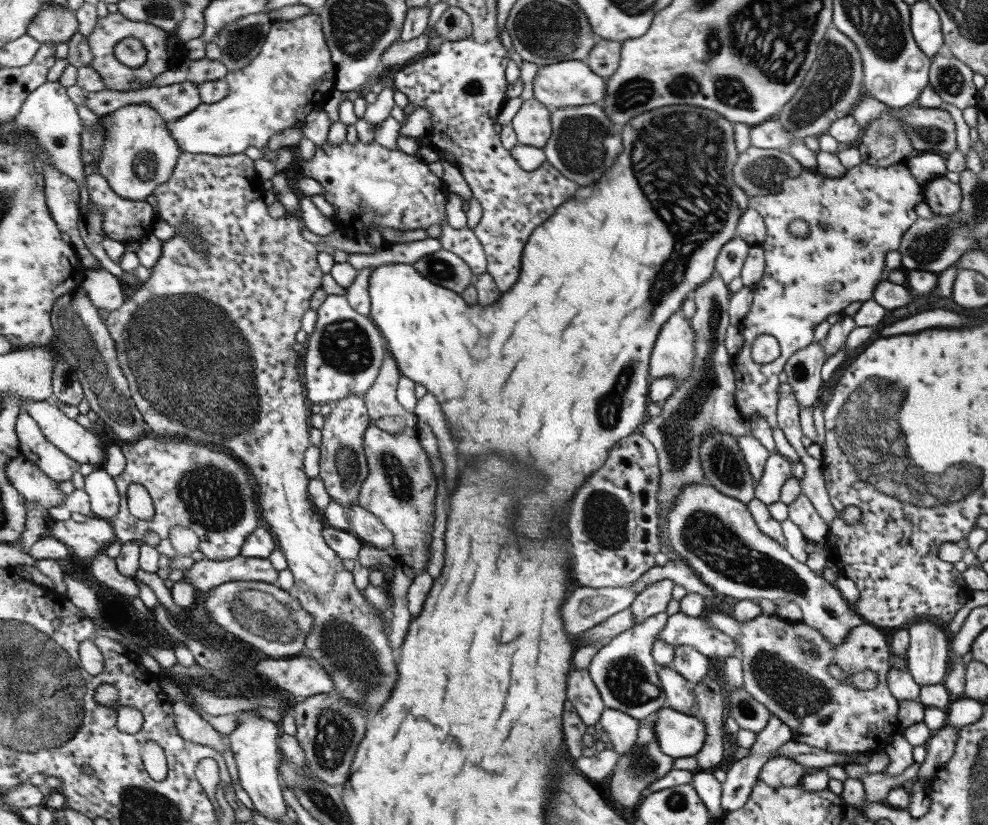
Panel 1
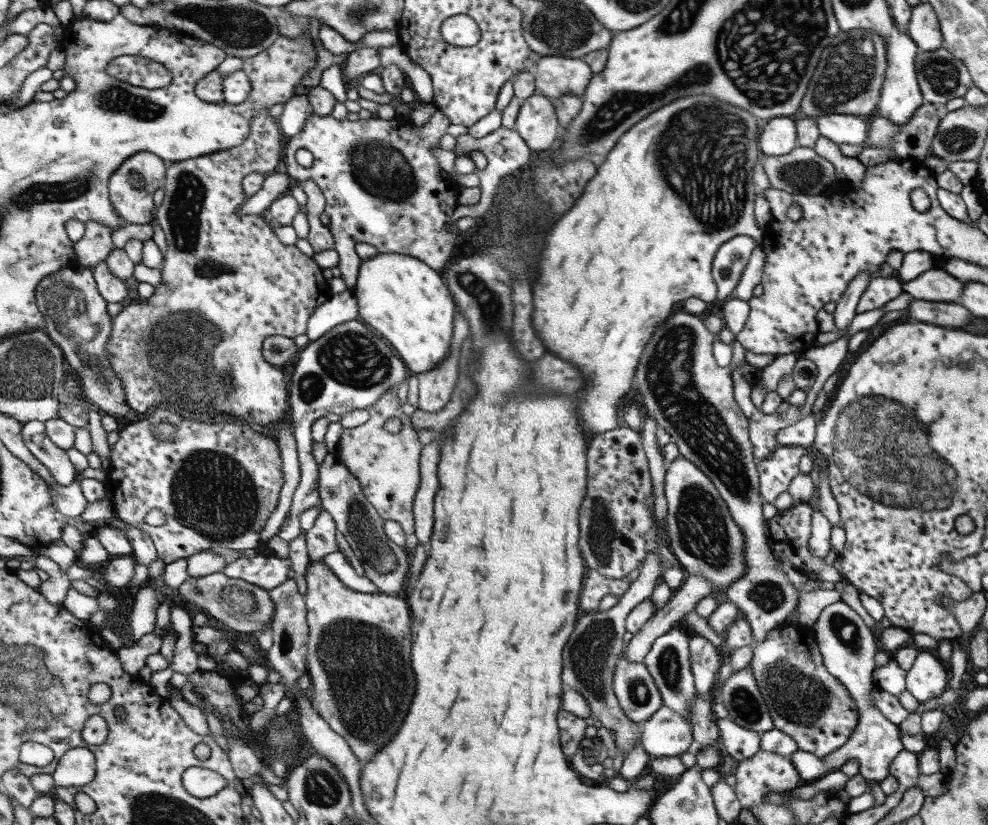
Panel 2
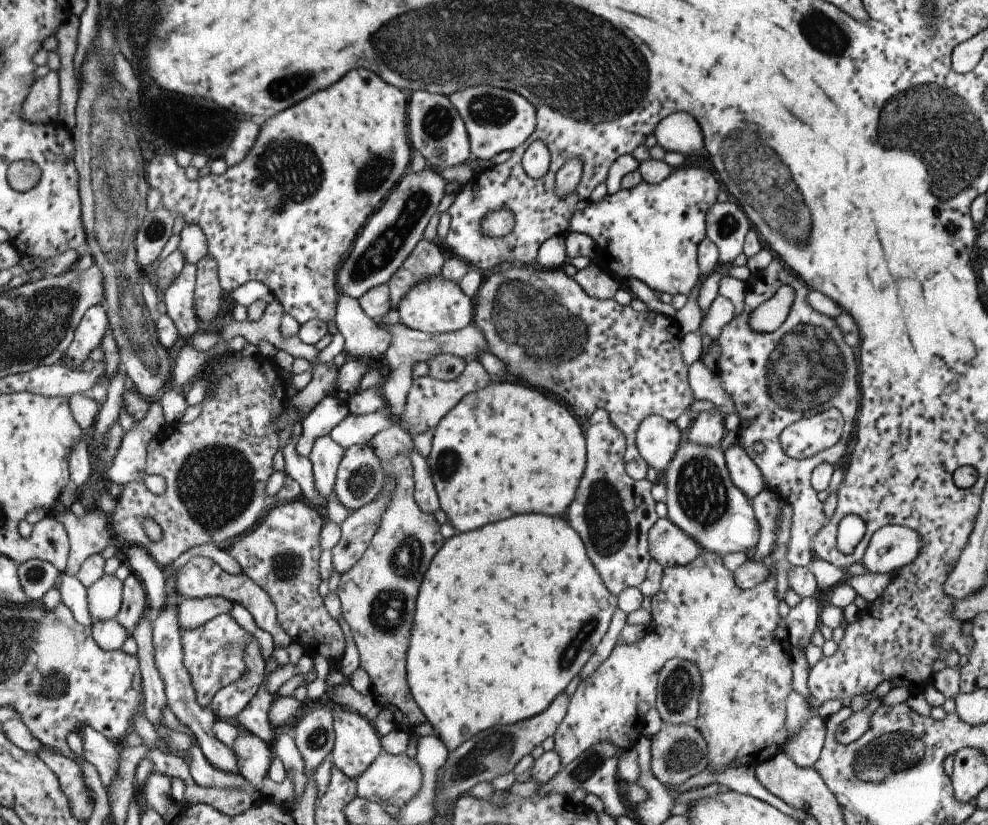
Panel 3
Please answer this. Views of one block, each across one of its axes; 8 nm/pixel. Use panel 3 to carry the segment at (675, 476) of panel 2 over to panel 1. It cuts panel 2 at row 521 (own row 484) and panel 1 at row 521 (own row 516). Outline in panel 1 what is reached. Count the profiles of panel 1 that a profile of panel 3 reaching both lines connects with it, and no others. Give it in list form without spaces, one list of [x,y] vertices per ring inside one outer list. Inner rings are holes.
[[[685,484],[667,516],[667,538],[669,548],[685,560],[703,586],[717,598],[729,596],[739,602],[793,602],[803,612],[801,624],[817,630],[817,634],[833,646],[841,646],[849,630],[867,624],[853,606],[841,598],[833,584],[827,584],[823,576],[815,576],[805,564],[793,560],[787,548],[765,536],[743,502],[721,494],[709,484]]]

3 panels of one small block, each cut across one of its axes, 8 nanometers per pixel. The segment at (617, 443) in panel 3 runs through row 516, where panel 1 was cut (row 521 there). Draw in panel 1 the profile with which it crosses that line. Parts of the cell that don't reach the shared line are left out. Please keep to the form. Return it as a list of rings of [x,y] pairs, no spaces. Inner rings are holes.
[[[635,432],[623,438],[609,450],[609,458],[605,466],[595,470],[589,480],[575,492],[573,502],[569,506],[569,516],[565,522],[569,554],[573,556],[573,576],[575,584],[581,588],[627,588],[643,572],[655,568],[655,554],[661,552],[659,542],[659,506],[657,506],[657,488],[659,488],[659,468],[657,468],[657,452],[653,444],[641,434]]]

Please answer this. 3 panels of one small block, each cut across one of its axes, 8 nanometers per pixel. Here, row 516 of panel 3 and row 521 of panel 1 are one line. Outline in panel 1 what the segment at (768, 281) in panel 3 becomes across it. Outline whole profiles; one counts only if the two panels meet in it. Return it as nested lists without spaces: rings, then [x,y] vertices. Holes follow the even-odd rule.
[[[799,494],[793,504],[787,506],[787,520],[793,522],[793,526],[797,526],[801,530],[801,534],[807,538],[807,542],[815,542],[815,544],[823,544],[827,540],[827,532],[829,526],[823,522],[823,518],[819,518],[813,510],[813,506],[809,504],[809,500]]]

